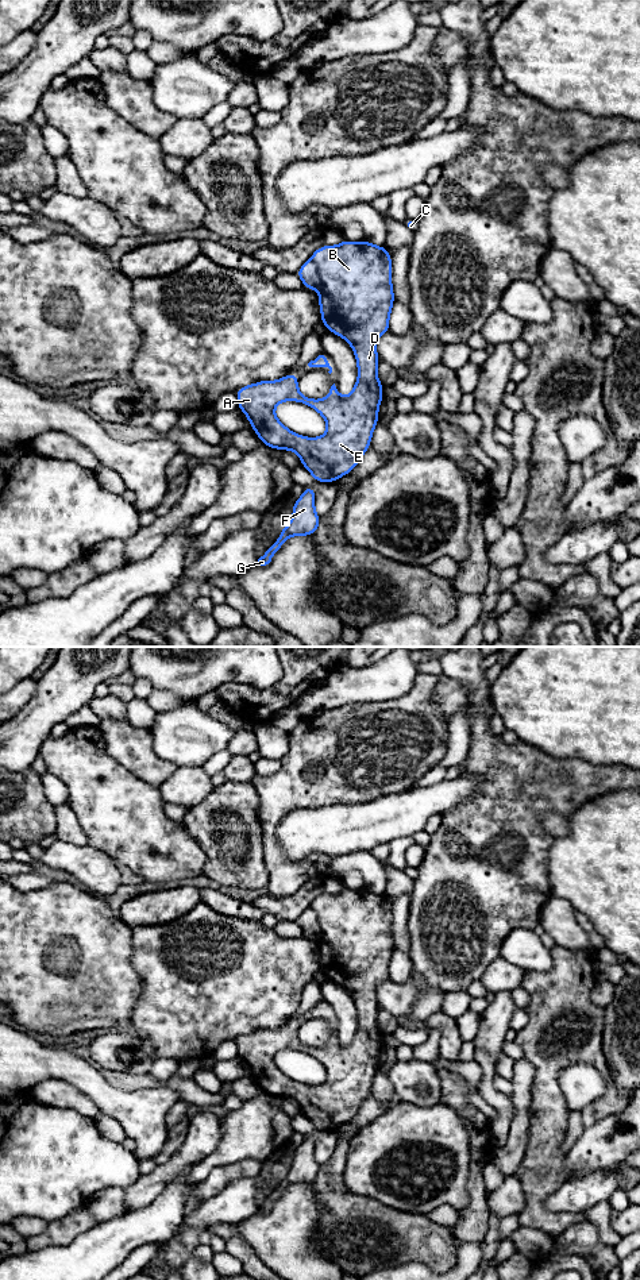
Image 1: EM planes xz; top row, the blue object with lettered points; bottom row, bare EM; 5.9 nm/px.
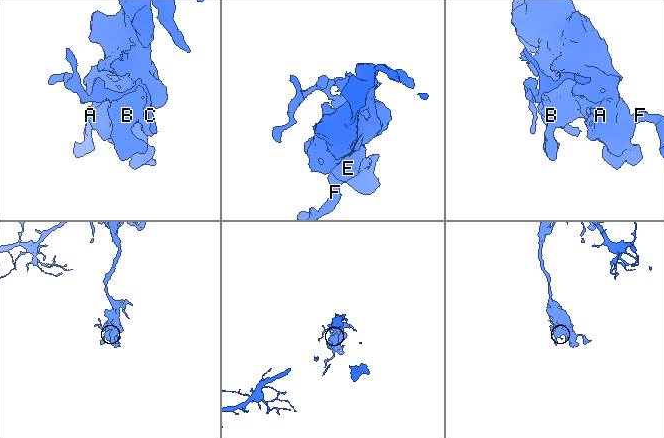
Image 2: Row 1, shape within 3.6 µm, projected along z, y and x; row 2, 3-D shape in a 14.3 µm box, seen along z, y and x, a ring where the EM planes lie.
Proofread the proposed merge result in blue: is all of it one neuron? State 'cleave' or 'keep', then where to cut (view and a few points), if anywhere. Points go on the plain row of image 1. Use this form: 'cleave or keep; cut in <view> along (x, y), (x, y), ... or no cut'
cleave; cut in xz along (311, 906), (317, 920), (317, 936)

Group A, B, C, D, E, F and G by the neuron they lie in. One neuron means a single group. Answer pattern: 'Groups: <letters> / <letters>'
Groups: A B D E F G / C

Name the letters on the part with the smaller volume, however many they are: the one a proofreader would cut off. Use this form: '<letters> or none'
C

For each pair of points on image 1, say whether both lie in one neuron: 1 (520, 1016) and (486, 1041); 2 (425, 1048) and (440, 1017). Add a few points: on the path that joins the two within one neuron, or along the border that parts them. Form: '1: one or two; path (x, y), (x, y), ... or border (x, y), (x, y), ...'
1: two; border (516, 1007), (508, 1028)
2: two; border (428, 1028), (436, 1029), (440, 1034), (440, 1056)

